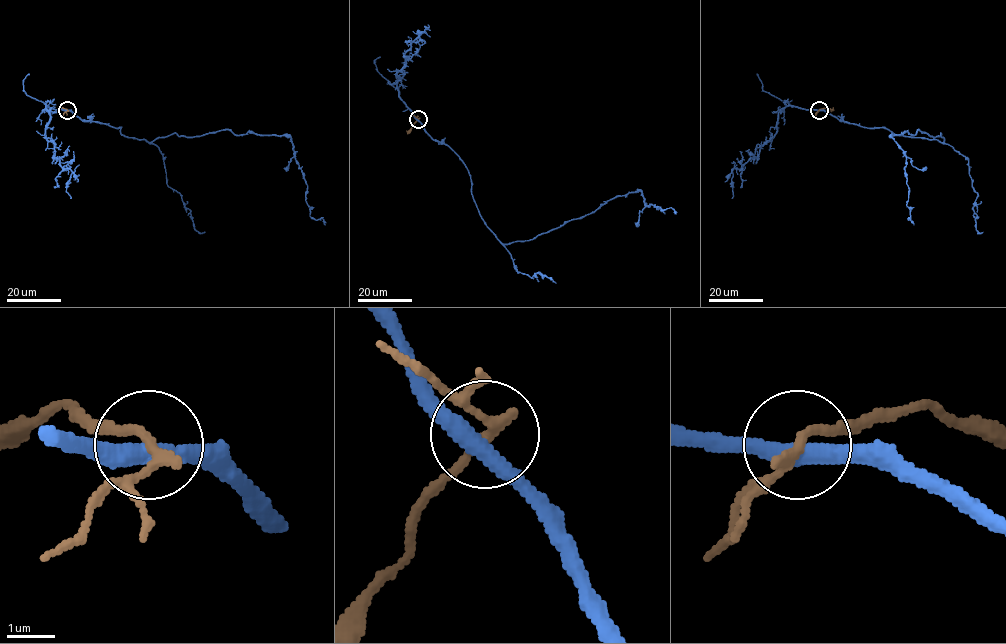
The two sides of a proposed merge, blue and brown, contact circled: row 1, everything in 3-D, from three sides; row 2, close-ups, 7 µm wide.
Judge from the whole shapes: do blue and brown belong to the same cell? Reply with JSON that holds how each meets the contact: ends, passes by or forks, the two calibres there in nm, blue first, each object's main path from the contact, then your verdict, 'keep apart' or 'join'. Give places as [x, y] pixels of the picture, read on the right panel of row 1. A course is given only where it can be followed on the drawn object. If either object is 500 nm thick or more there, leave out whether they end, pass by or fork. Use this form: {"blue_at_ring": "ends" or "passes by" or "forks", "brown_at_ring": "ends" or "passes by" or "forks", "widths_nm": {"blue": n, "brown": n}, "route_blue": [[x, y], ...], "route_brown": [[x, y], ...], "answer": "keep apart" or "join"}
{"blue_at_ring": "passes by", "brown_at_ring": "passes by", "widths_nm": {"blue": 360, "brown": 200}, "route_blue": [[819, 109], [897, 135], [941, 142], [940, 133], [891, 137], [906, 157], [914, 224]], "route_brown": [[819, 109], [833, 107]], "answer": "keep apart"}

